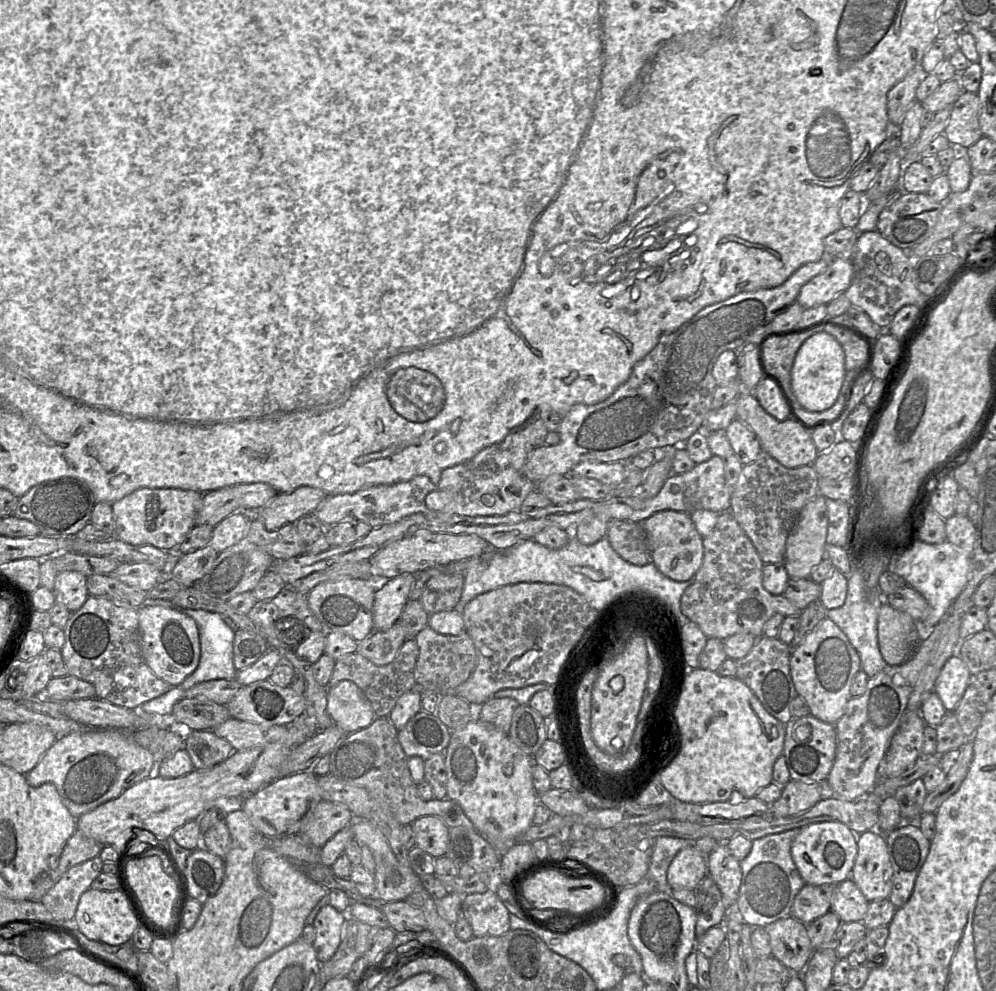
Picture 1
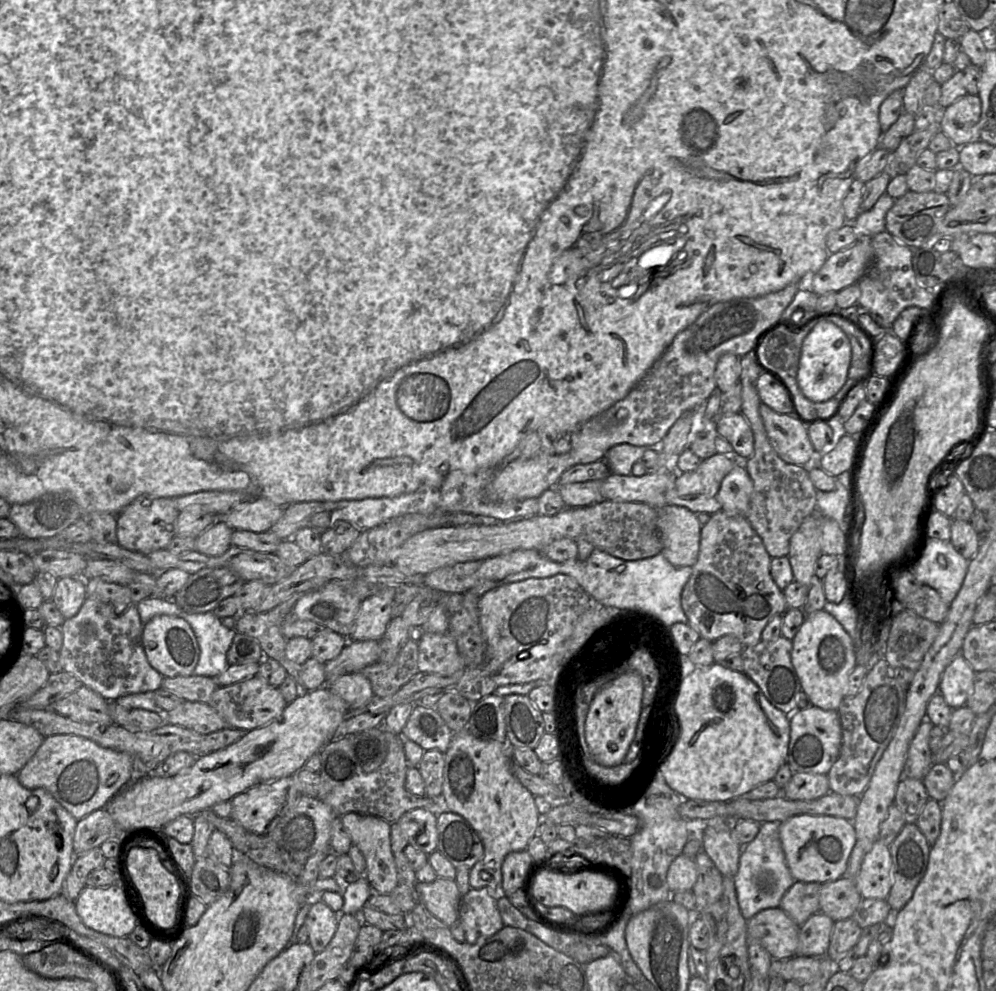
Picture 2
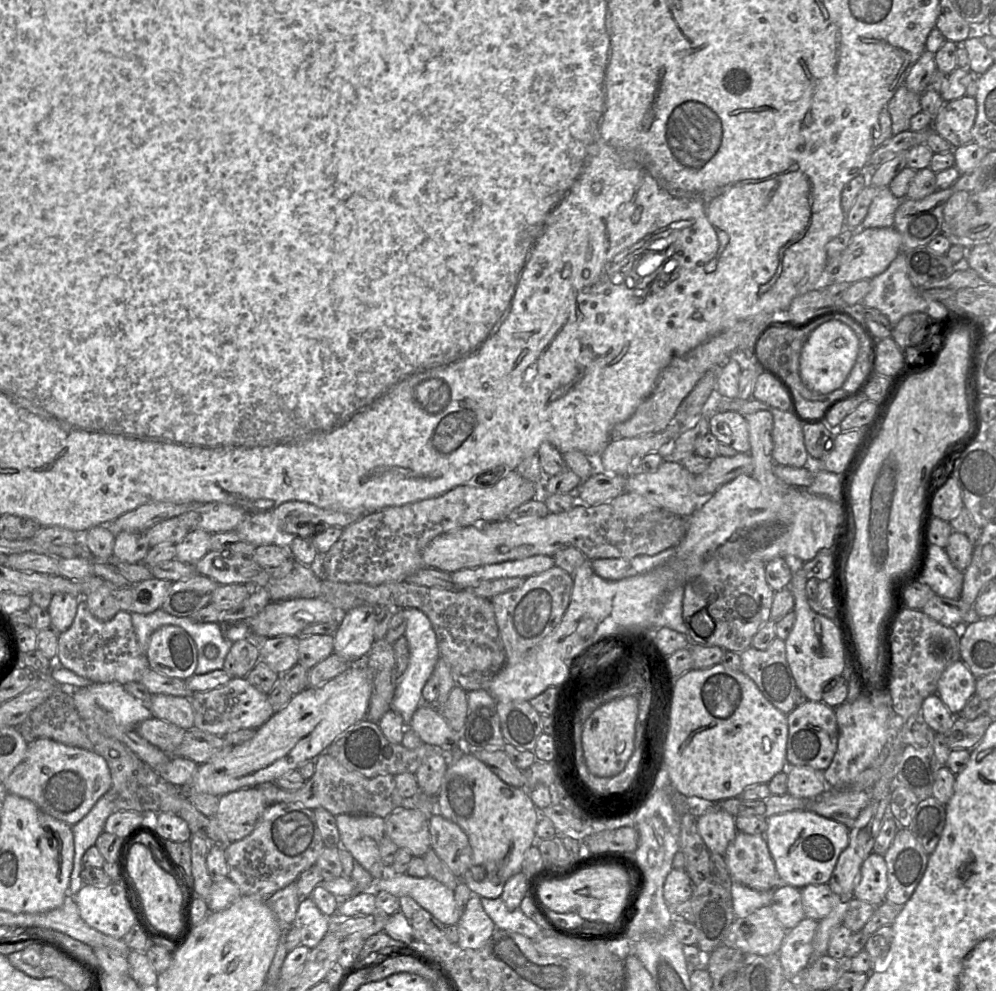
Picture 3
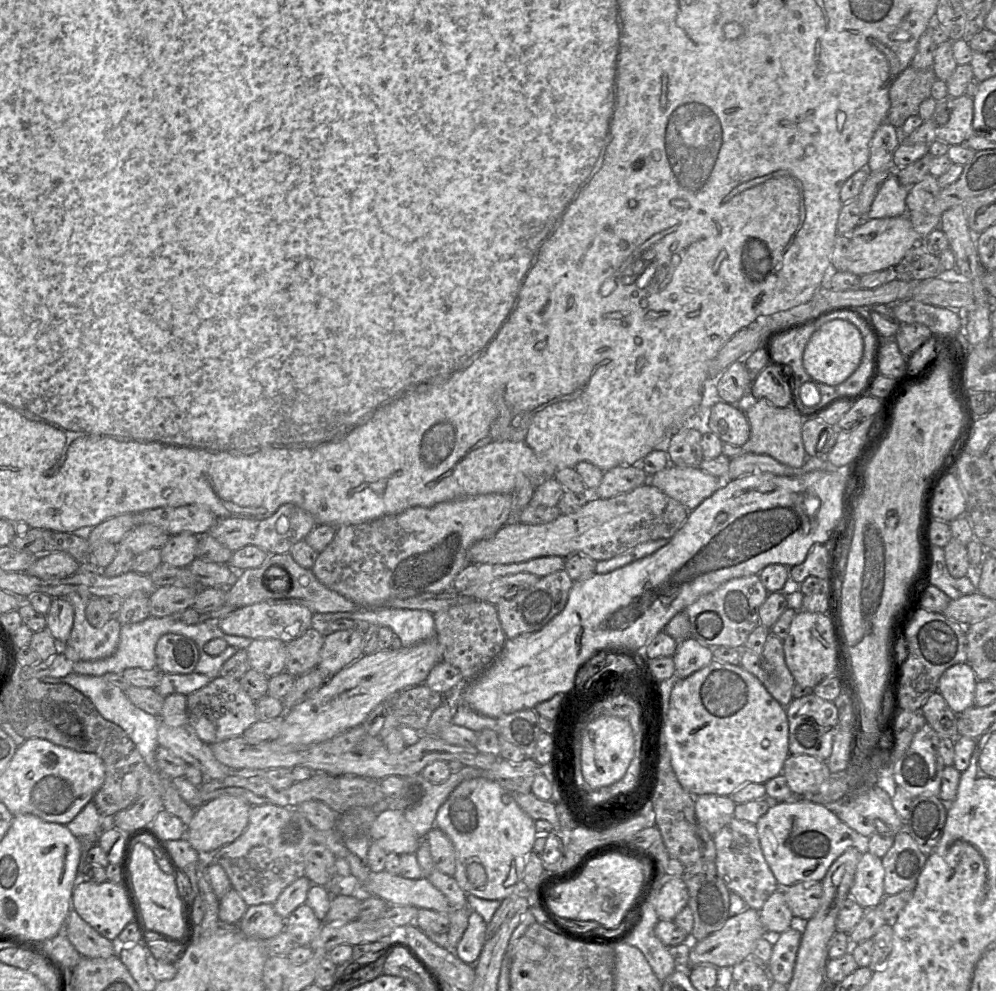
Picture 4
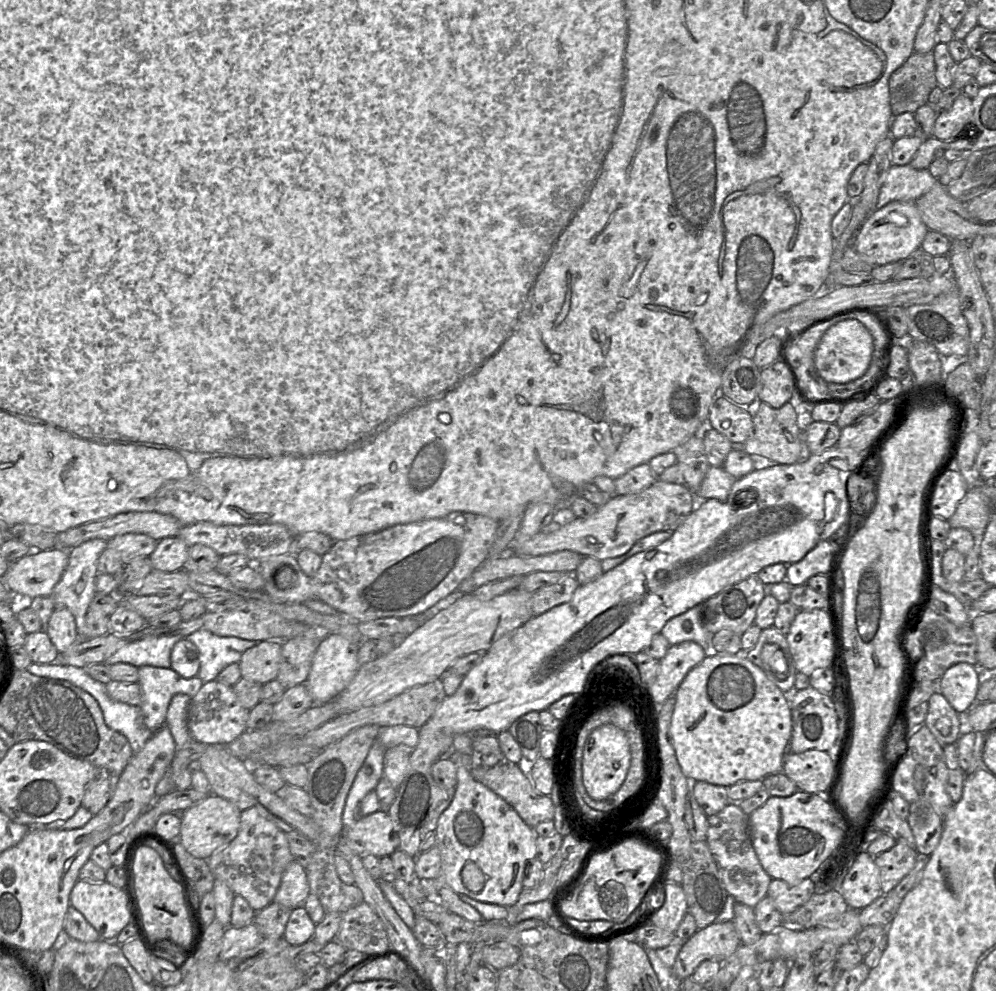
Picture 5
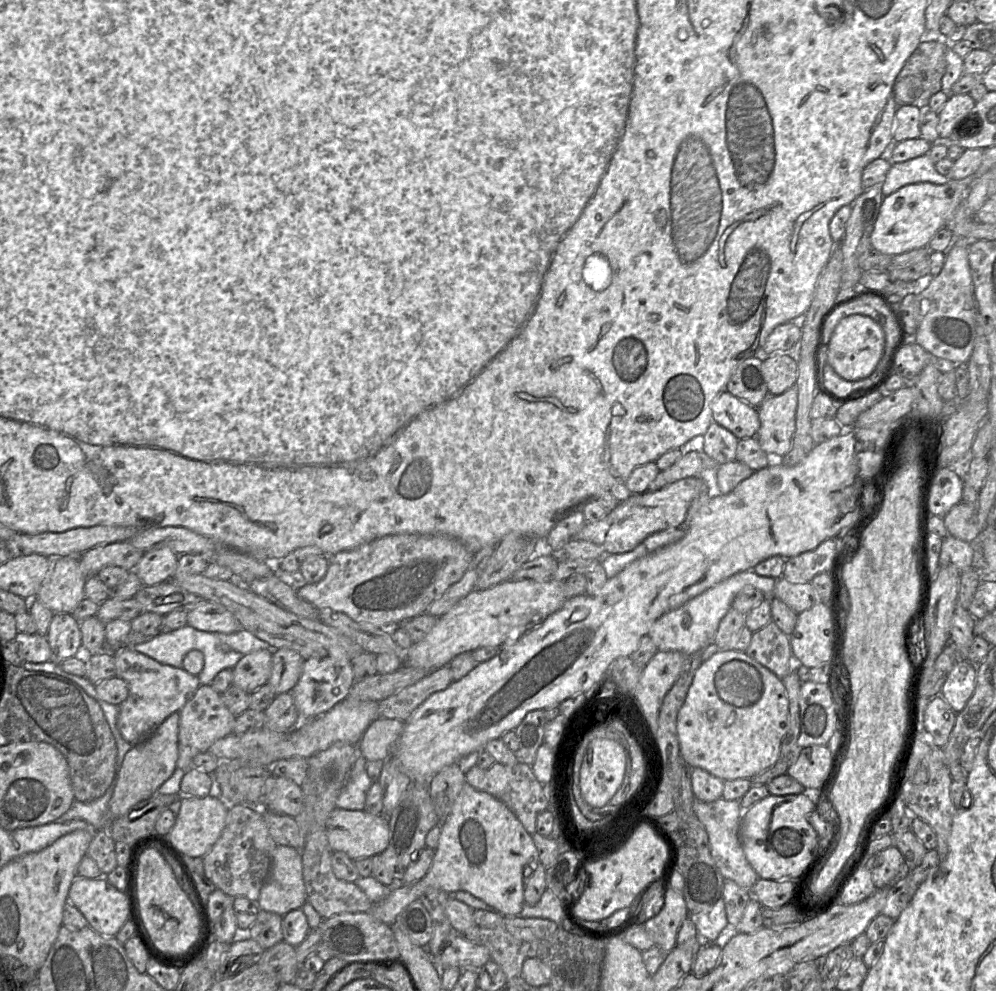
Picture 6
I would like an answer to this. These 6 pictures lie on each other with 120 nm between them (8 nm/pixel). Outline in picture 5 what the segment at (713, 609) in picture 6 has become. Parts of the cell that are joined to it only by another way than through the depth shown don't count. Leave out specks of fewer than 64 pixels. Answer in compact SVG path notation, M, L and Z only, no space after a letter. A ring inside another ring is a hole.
M701 604L696 605L683 614L671 618L662 628L662 634L670 646L685 641L693 641L709 648L713 634L701 623Z

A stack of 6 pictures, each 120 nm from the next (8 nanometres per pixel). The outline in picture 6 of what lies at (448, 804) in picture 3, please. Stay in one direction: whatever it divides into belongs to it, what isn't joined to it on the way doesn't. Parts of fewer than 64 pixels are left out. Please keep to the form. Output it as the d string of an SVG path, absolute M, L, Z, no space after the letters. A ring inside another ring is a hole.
M465 782L440 828L438 846L434 850L429 872L413 885L391 887L383 900L373 903L369 910L372 916L386 925L392 925L405 907L431 888L449 894L466 891L503 916L519 915L525 904L526 880L540 861L532 835L514 813L499 799Z

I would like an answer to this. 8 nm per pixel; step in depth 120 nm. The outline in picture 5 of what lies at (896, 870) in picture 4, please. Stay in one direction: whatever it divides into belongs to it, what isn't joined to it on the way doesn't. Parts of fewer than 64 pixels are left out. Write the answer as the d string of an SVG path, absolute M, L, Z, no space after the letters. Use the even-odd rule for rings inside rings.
M896 842L889 850L878 854L874 861L879 868L882 893L892 891L911 872L919 856L915 847L902 842Z

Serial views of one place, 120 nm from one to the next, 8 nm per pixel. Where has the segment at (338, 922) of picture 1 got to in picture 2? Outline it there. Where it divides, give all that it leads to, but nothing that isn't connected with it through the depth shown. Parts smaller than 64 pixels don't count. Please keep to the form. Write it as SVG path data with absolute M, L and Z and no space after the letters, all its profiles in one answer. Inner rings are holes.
M324 902L313 904L303 925L308 930L308 943L315 954L322 952L333 938L339 914L331 910Z

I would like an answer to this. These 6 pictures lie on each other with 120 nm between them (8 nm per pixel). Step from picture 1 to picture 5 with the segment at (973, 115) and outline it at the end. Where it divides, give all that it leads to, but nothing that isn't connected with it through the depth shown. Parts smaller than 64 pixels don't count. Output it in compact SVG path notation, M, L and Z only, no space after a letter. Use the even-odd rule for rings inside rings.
M962 92L949 109L937 114L932 137L939 140L955 140L964 135L968 137L972 116L972 100Z

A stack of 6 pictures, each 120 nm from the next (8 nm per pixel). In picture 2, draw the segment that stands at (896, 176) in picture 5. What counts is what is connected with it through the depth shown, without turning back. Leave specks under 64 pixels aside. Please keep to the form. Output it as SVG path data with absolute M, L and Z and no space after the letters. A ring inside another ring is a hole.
M887 192L880 196L874 206L861 212L852 222L859 237L872 237L886 230L886 214L892 208L895 199Z

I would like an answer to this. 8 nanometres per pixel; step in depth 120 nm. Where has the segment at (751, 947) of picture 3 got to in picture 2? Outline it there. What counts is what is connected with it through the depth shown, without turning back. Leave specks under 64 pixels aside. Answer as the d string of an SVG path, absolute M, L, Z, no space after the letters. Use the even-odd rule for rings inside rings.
M781 908L765 909L747 921L747 936L749 944L757 943L768 951L773 960L794 957L799 945L798 926Z

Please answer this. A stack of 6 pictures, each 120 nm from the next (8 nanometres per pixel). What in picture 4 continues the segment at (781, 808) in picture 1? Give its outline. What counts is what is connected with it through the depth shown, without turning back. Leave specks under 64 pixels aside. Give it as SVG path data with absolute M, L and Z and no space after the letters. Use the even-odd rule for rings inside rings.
M790 754L781 774L786 778L791 792L801 796L817 792L830 777L830 770L826 761L807 754Z

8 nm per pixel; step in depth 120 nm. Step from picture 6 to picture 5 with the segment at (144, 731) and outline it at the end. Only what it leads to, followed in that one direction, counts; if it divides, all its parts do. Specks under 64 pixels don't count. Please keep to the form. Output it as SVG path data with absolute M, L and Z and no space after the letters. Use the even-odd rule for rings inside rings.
M141 666L138 675L142 691L139 707L143 723L151 731L165 724L168 706L174 695L185 694L192 698L204 684L198 676L183 678L171 668Z

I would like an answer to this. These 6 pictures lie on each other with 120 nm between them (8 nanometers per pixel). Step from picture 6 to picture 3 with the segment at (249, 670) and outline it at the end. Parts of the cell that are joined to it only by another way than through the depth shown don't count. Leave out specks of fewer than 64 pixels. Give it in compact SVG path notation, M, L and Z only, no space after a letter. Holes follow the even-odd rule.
M277 636L258 643L261 660L282 675L298 664L298 636Z

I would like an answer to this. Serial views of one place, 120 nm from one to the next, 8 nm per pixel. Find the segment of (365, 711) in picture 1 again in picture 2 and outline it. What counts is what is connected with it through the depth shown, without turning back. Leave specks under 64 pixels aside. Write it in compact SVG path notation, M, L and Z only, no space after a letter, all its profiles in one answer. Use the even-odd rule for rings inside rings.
M361 672L342 675L327 686L347 704L349 710L362 708L374 698L371 683Z

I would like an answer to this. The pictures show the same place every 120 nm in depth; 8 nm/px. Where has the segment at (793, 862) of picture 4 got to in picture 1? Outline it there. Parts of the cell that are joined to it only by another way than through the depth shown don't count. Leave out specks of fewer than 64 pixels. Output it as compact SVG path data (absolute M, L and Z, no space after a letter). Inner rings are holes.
M837 821L820 822L800 828L791 845L791 856L805 884L838 885L851 876L858 851L857 835Z

